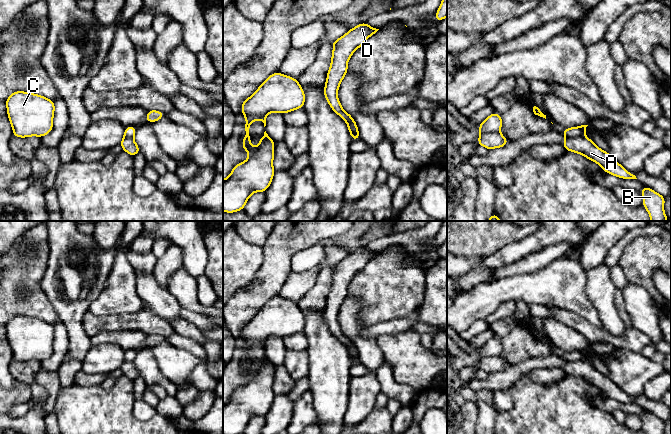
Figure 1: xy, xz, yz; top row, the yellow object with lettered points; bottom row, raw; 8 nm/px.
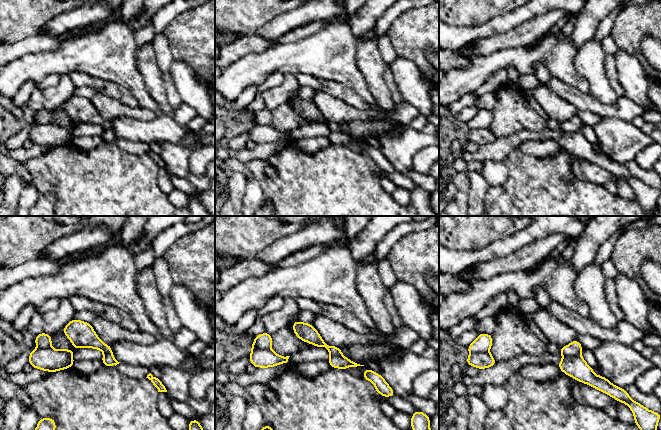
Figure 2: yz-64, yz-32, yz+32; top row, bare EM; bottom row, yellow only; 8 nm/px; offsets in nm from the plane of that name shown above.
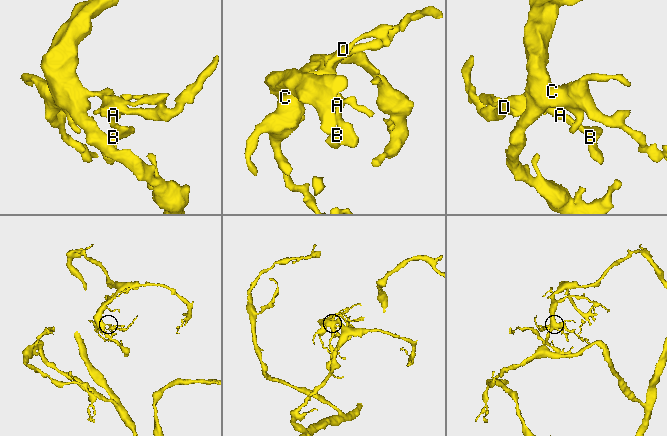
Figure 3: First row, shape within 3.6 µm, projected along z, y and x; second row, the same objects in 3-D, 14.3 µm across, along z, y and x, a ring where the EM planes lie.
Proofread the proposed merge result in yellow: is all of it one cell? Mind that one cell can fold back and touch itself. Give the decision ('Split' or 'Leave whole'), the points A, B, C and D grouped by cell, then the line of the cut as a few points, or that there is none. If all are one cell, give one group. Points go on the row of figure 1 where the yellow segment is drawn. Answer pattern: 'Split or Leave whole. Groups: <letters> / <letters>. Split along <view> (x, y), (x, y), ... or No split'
Split. Groups: A B D / C. Split along yz (498, 130), (481, 133)

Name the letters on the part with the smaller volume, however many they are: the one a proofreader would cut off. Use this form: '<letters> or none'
A, B, D

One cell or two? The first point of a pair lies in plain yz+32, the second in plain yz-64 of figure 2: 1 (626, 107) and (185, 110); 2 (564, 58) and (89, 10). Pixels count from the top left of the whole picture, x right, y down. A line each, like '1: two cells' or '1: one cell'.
1: one cell
2: two cells

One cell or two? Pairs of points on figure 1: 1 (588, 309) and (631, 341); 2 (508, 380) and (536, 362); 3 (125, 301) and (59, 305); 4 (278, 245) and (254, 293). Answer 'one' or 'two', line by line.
1: two
2: one
3: two
4: one

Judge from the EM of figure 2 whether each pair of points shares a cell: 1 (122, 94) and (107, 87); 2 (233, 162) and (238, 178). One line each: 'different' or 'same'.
1: same
2: different

